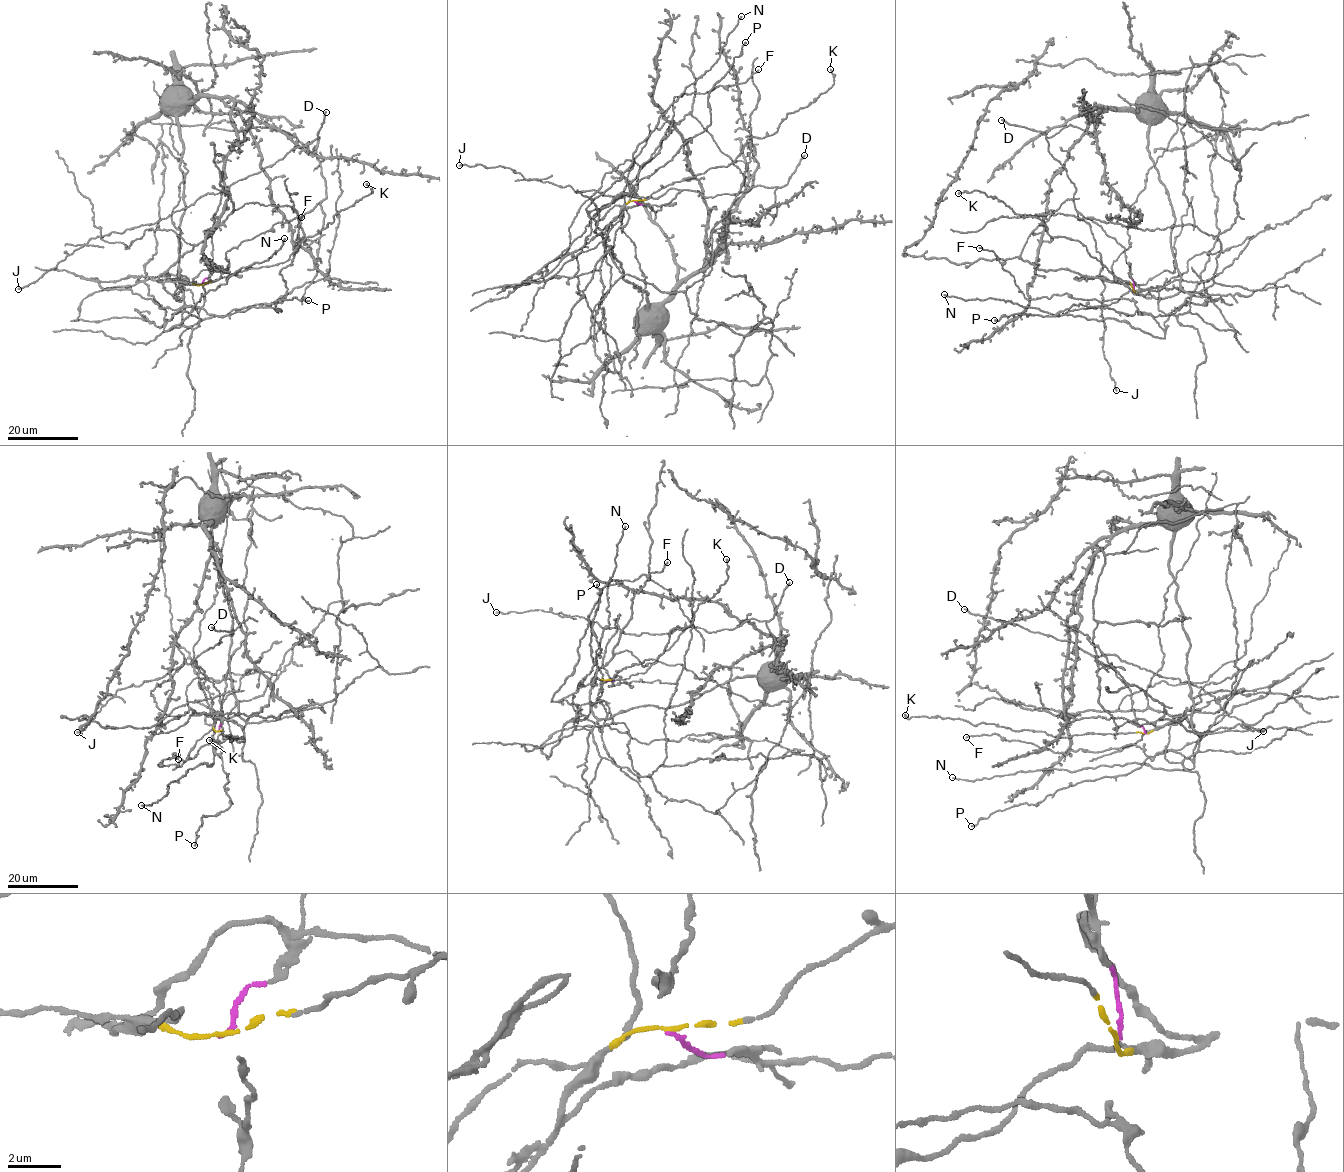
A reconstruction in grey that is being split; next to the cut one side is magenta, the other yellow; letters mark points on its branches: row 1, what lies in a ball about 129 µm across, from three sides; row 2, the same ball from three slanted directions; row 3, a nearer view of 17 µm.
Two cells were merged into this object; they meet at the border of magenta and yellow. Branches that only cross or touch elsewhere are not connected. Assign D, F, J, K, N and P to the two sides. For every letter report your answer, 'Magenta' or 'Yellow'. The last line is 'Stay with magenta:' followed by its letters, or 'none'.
D: Magenta
F: Magenta
J: Magenta
K: Yellow
N: Magenta
P: Magenta
Stay with magenta: D, F, J, N, P

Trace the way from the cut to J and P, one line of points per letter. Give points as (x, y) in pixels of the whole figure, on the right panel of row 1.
J: (1133, 289), (1125, 248), (1079, 213), (1101, 257), (1103, 354), (1116, 391)
P: (1133, 289), (1128, 273), (1144, 290), (1176, 287), (1207, 303), (1154, 316), (1079, 303), (1053, 316), (994, 321)

